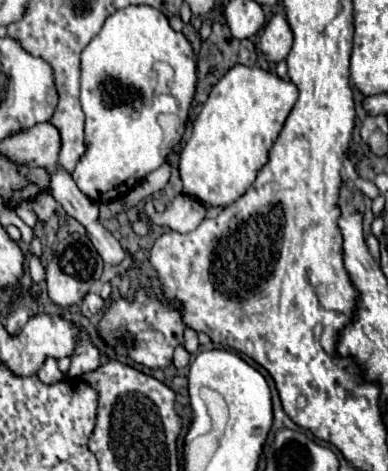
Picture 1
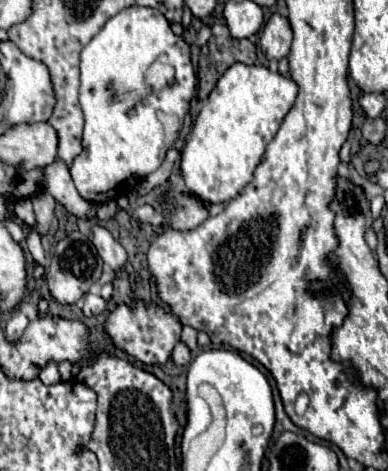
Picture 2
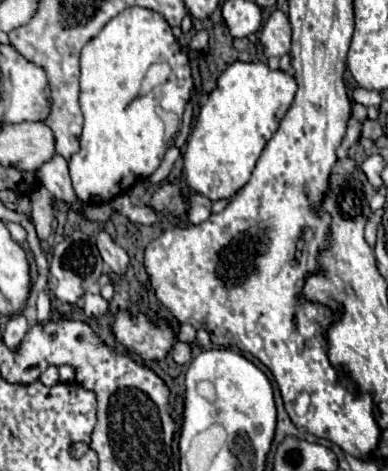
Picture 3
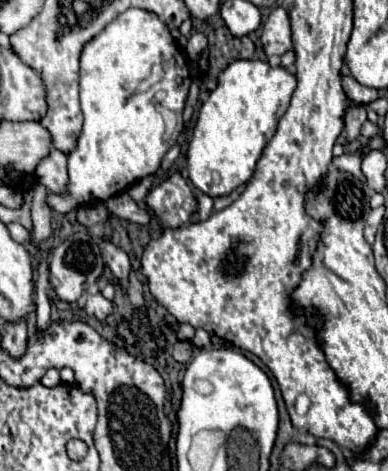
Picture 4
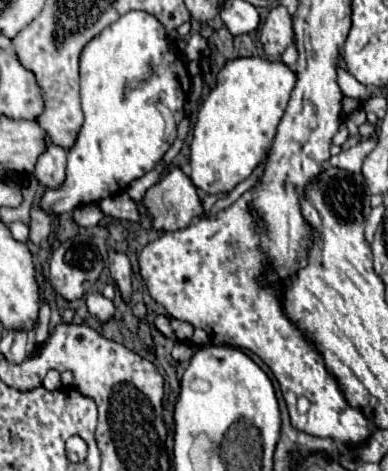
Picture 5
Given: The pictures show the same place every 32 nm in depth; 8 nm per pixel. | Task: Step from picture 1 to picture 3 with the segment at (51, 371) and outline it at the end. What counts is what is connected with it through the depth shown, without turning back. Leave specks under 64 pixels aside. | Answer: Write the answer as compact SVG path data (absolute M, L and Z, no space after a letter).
M48 366L48 368L42 372L42 376L40 376L40 382L42 382L44 386L54 386L54 384L58 384L58 382L60 382L58 368L56 368L56 366Z

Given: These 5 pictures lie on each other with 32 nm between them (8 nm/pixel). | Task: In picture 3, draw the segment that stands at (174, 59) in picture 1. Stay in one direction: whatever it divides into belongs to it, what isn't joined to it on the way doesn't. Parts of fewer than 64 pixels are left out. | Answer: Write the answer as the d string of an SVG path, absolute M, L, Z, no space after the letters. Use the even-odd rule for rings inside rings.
M136 6L114 16L102 32L82 48L80 56L80 106L84 112L84 132L80 136L80 152L70 160L70 176L76 196L86 204L94 204L94 198L108 202L120 194L128 194L132 186L148 178L172 146L168 134L178 134L192 90L194 78L188 48L180 46L168 22L158 12ZM156 62L166 62L172 68L168 80L170 110L164 112L158 96L150 108L142 106L140 112L134 104L142 96L142 80L148 68Z

